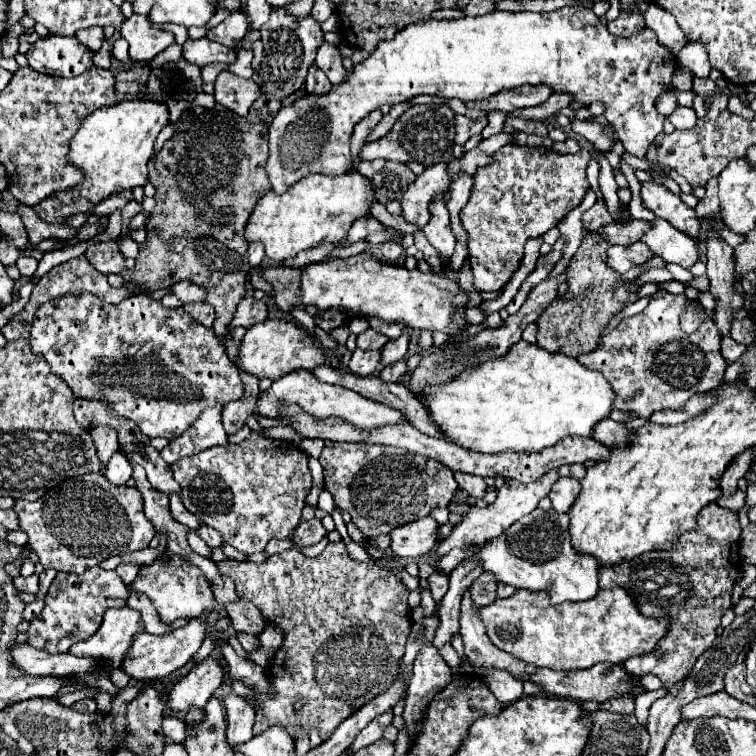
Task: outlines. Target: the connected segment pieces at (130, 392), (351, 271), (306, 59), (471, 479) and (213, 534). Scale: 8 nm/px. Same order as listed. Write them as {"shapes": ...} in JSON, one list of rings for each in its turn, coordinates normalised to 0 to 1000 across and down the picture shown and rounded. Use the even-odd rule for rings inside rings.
{"shapes":[[[[90,388],[87,393],[79,393],[79,396],[71,396],[71,398],[63,398],[58,401],[48,417],[45,417],[45,425],[42,425],[42,440],[40,440],[40,456],[42,456],[42,464],[48,470],[58,470],[61,478],[66,480],[69,491],[74,491],[77,499],[82,499],[93,512],[95,517],[103,522],[103,525],[116,525],[116,528],[130,528],[130,530],[138,530],[140,536],[148,536],[148,541],[153,541],[153,546],[159,546],[161,552],[169,552],[175,557],[180,557],[185,562],[185,570],[196,578],[220,578],[220,581],[233,581],[238,573],[243,573],[243,567],[249,567],[249,562],[254,562],[254,557],[265,549],[265,541],[270,538],[280,538],[280,536],[299,536],[304,530],[312,530],[320,525],[323,515],[320,515],[320,504],[317,504],[317,493],[315,493],[315,485],[302,475],[299,464],[296,464],[296,454],[283,443],[283,438],[278,433],[270,433],[265,430],[262,425],[257,425],[257,419],[243,411],[241,406],[233,406],[233,409],[225,409],[225,406],[217,406],[214,398],[209,396],[201,396],[196,390],[172,390],[169,396],[164,396],[161,401],[156,403],[146,403],[146,401],[138,401],[132,396],[127,396],[122,388]]],[[[489,335],[407,351],[399,358],[397,382],[405,403],[418,403],[421,409],[460,409],[460,419],[497,417],[508,425],[534,425],[542,435],[585,438],[593,446],[608,443],[608,438],[622,430],[616,422],[622,393],[606,374],[587,364],[503,348]]],[[[362,12],[357,20],[357,28],[347,33],[347,57],[349,57],[349,78],[347,78],[347,110],[344,118],[349,126],[360,126],[365,131],[376,131],[405,110],[405,97],[410,86],[415,83],[421,62],[429,57],[429,44],[423,38],[423,30],[418,30],[413,22],[405,25],[389,25],[376,12]]],[[[601,626],[601,631],[603,631],[608,647],[616,649],[622,657],[627,657],[627,660],[638,660],[640,657],[646,642],[640,639],[638,631],[630,631],[630,628],[622,628],[622,626],[616,626],[616,628],[614,626]]],[[[267,694],[265,700],[259,700],[262,702],[262,708],[283,726],[283,724],[294,724],[294,718],[296,718],[296,713],[294,713],[294,708],[286,702],[286,700],[280,700],[280,697],[275,697],[275,694]]]]}

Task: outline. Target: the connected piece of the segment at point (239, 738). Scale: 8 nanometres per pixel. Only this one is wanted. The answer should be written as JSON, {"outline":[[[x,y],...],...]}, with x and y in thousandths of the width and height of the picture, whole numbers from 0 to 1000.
{"outline":[[[302,917],[296,925],[296,938],[299,938],[299,956],[302,956],[302,983],[304,985],[315,985],[323,983],[328,978],[336,975],[333,970],[333,959],[336,959],[336,935],[323,927],[323,922],[312,919],[312,917]]]}

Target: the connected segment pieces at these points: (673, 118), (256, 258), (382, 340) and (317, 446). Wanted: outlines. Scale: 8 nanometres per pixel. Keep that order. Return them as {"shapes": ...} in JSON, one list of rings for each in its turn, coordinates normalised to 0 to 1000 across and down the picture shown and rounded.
{"shapes":[[[[897,142],[892,149],[884,152],[884,160],[894,168],[894,171],[913,171],[921,165],[921,149],[913,142]]],[[[333,321],[331,329],[328,329],[328,340],[331,340],[333,353],[344,351],[347,343],[349,343],[349,324],[347,324],[347,321]]],[[[484,435],[481,440],[474,443],[474,459],[476,462],[505,462],[511,456],[513,446],[508,446],[505,440],[495,438],[495,435]]],[[[402,579],[397,587],[396,593],[406,599],[409,603],[421,607],[426,594],[429,593],[429,583],[425,581],[409,581]]]]}

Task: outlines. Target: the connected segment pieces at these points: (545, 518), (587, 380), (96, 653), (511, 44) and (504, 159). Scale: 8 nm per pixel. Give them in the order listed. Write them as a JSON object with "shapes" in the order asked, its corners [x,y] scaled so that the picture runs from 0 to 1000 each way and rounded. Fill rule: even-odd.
{"shapes":[[[[706,673],[704,679],[693,681],[690,687],[685,687],[680,694],[675,694],[672,700],[667,700],[667,705],[661,705],[653,713],[646,713],[635,729],[627,729],[627,721],[614,724],[614,726],[598,726],[593,729],[587,737],[582,737],[579,742],[579,758],[585,761],[595,761],[606,747],[616,745],[616,742],[630,742],[643,758],[651,758],[661,771],[672,771],[683,779],[698,779],[698,782],[722,782],[730,792],[730,800],[746,798],[746,795],[775,795],[783,787],[791,784],[791,739],[786,734],[775,734],[775,731],[762,731],[762,726],[754,718],[754,684],[749,679],[738,679],[735,673]]],[[[696,451],[677,456],[667,472],[635,480],[624,491],[611,491],[593,507],[563,509],[550,525],[561,533],[571,560],[590,575],[593,583],[632,599],[667,599],[672,594],[685,599],[714,597],[720,591],[730,591],[743,578],[780,578],[786,562],[804,552],[812,530],[812,520],[794,493],[772,488],[772,483],[767,483],[759,472],[725,467]]],[[[169,800],[148,803],[138,813],[132,832],[116,848],[95,853],[93,864],[101,864],[103,869],[143,869],[146,874],[161,874],[177,840],[188,835],[190,824],[185,821],[185,808]]],[[[746,9],[741,15],[730,15],[730,17],[701,17],[701,15],[690,15],[690,17],[675,17],[675,15],[653,15],[653,17],[646,17],[646,20],[638,20],[638,22],[611,22],[611,25],[585,25],[585,28],[577,28],[577,25],[558,25],[558,28],[550,28],[545,33],[540,33],[537,38],[532,38],[529,44],[524,44],[524,49],[519,54],[505,54],[497,67],[479,83],[468,86],[468,94],[460,97],[460,107],[455,107],[455,112],[447,112],[447,115],[439,115],[439,120],[431,126],[431,128],[410,128],[405,126],[402,131],[392,134],[389,139],[384,142],[373,142],[368,147],[368,152],[362,155],[360,165],[357,165],[357,173],[354,173],[354,192],[357,192],[357,208],[354,208],[354,216],[352,216],[352,229],[354,229],[354,237],[360,242],[360,250],[373,258],[378,255],[392,239],[397,239],[399,234],[410,231],[410,229],[429,229],[429,231],[455,231],[463,226],[463,216],[466,216],[466,208],[463,208],[463,181],[466,181],[466,171],[468,165],[481,157],[489,147],[495,144],[503,144],[505,139],[524,139],[524,136],[532,136],[532,134],[540,134],[550,126],[577,126],[577,128],[585,128],[585,131],[611,131],[611,134],[630,134],[630,131],[643,131],[653,123],[661,123],[664,118],[680,118],[680,115],[690,115],[690,112],[725,112],[730,115],[735,123],[751,123],[759,128],[759,134],[767,134],[767,136],[783,136],[783,134],[796,134],[802,139],[802,147],[799,147],[799,155],[802,160],[807,160],[807,165],[812,165],[815,171],[815,179],[817,184],[823,187],[825,197],[831,202],[839,202],[841,208],[852,210],[852,202],[857,197],[857,192],[868,184],[870,176],[876,176],[876,155],[873,149],[868,147],[865,142],[865,134],[868,128],[878,120],[878,118],[886,118],[886,110],[889,110],[889,97],[894,94],[894,75],[870,57],[870,49],[862,38],[849,38],[847,44],[839,44],[833,49],[815,49],[810,46],[802,33],[794,30],[794,25],[786,20],[783,12],[775,12],[775,9]]],[[[669,192],[653,202],[653,216],[635,221],[627,231],[627,245],[622,253],[622,266],[608,282],[608,292],[622,311],[619,332],[622,351],[627,358],[627,380],[632,385],[659,385],[664,382],[680,358],[688,353],[693,340],[693,321],[704,313],[717,313],[725,303],[735,300],[751,279],[765,274],[778,253],[775,221],[780,213],[780,200],[767,197],[759,205],[741,205],[725,194],[690,194]]]]}

